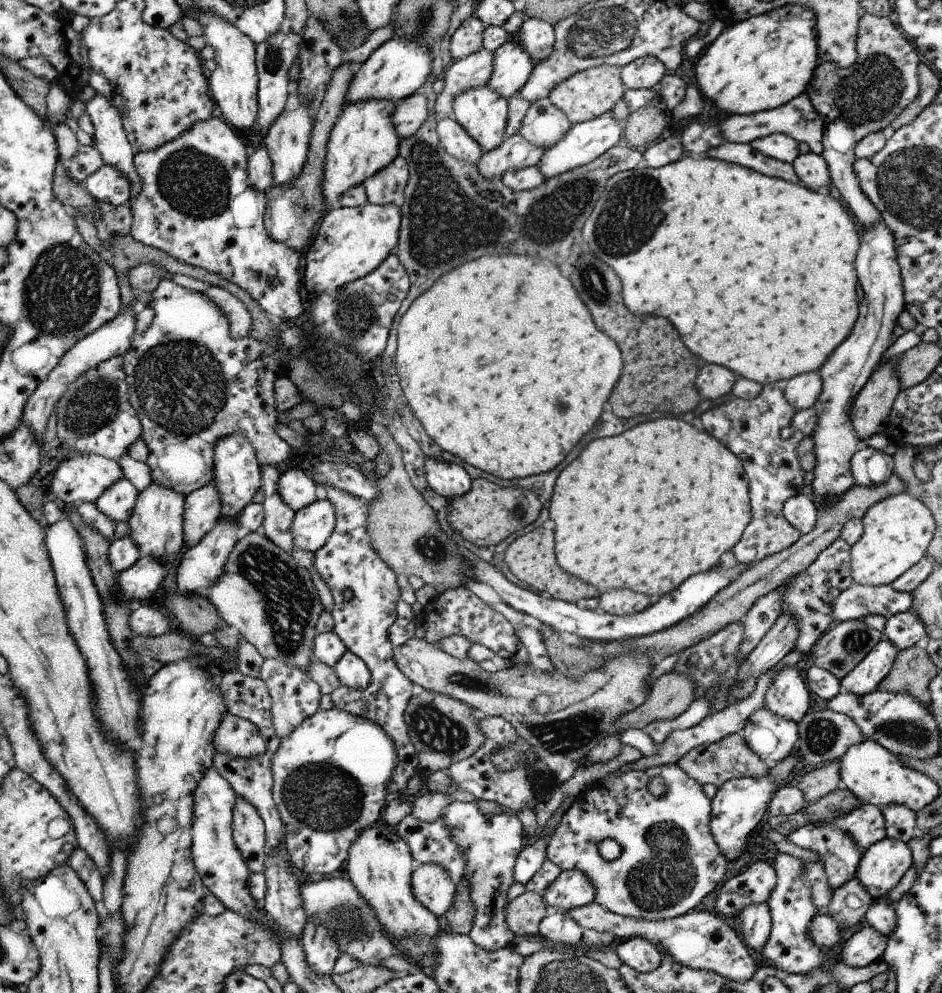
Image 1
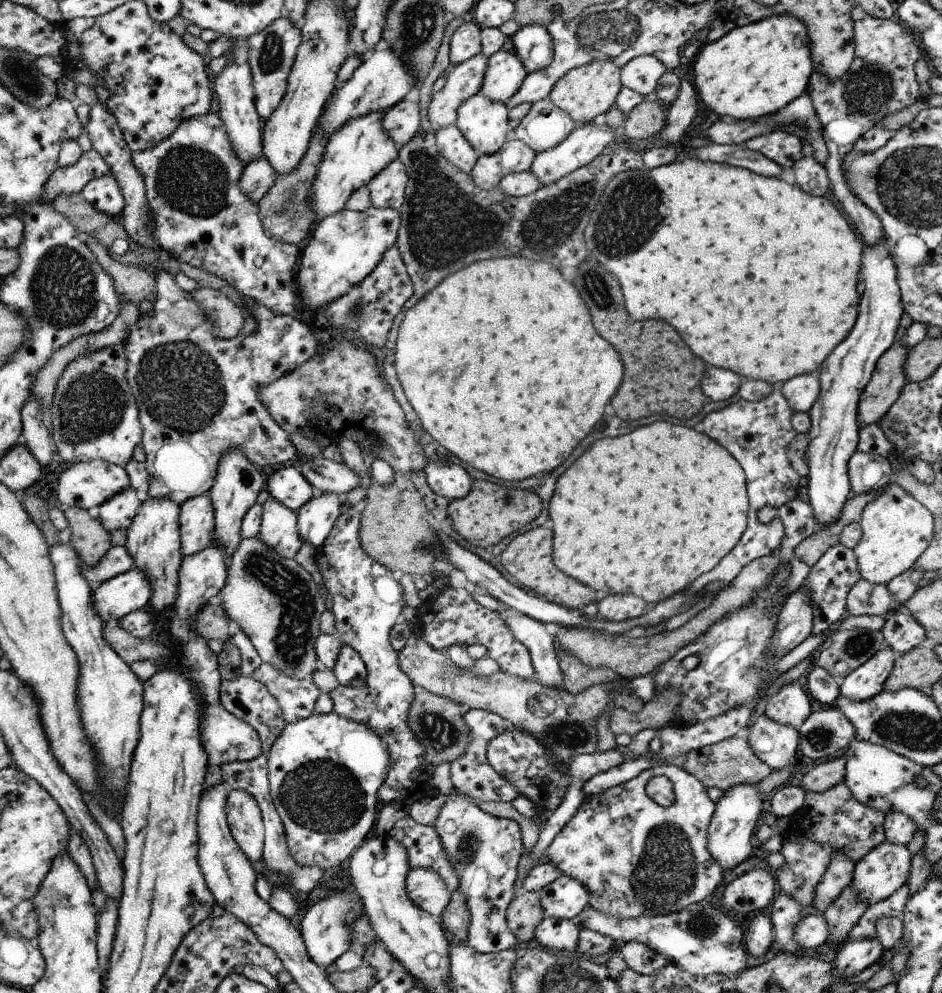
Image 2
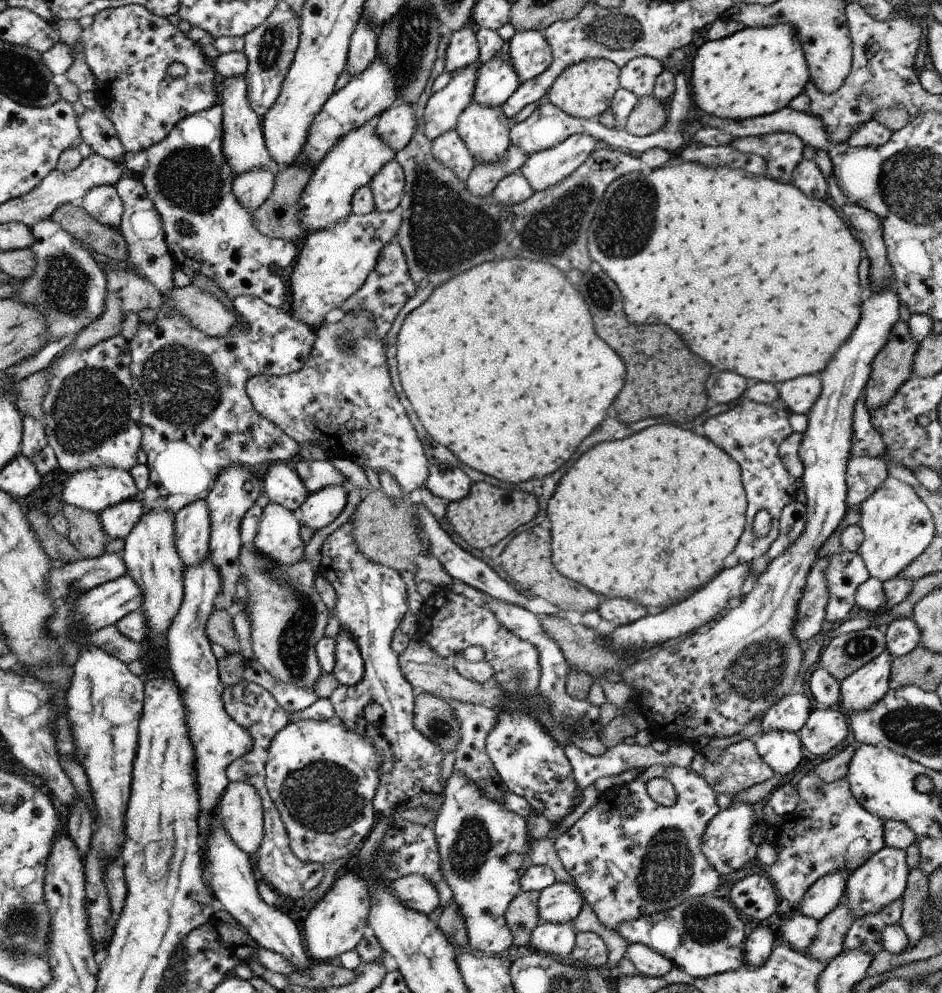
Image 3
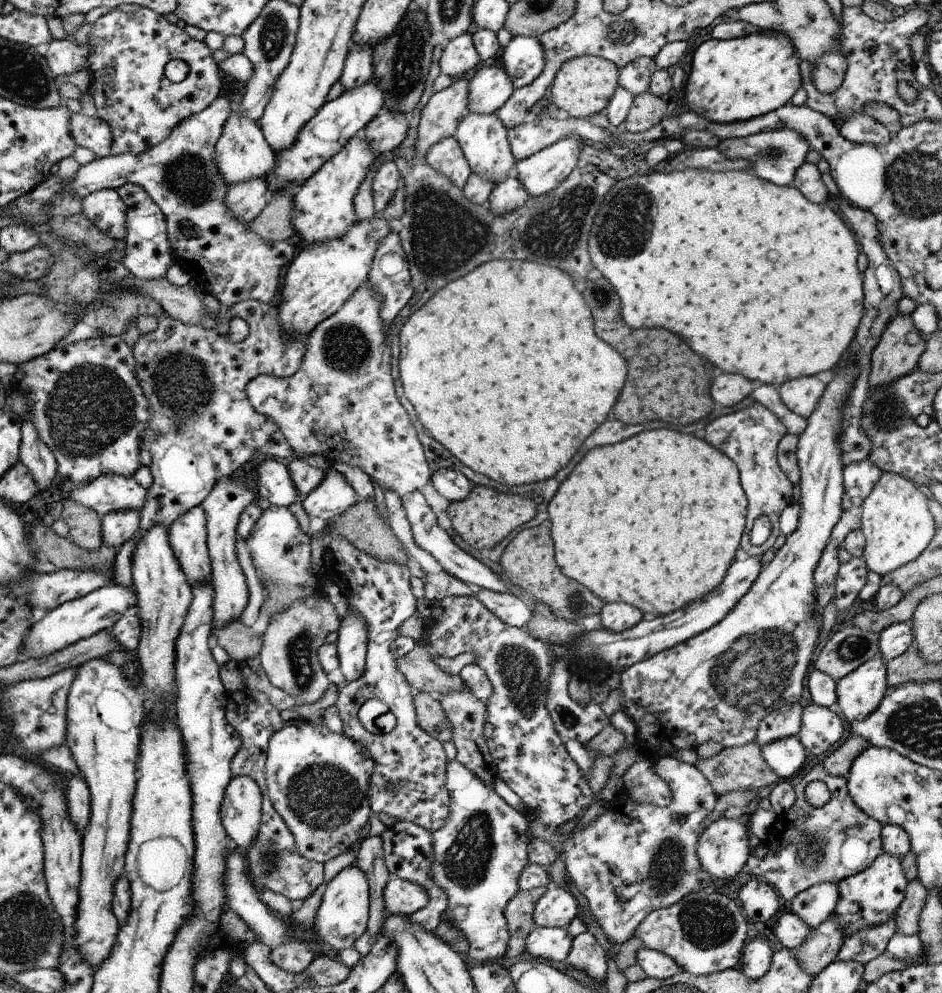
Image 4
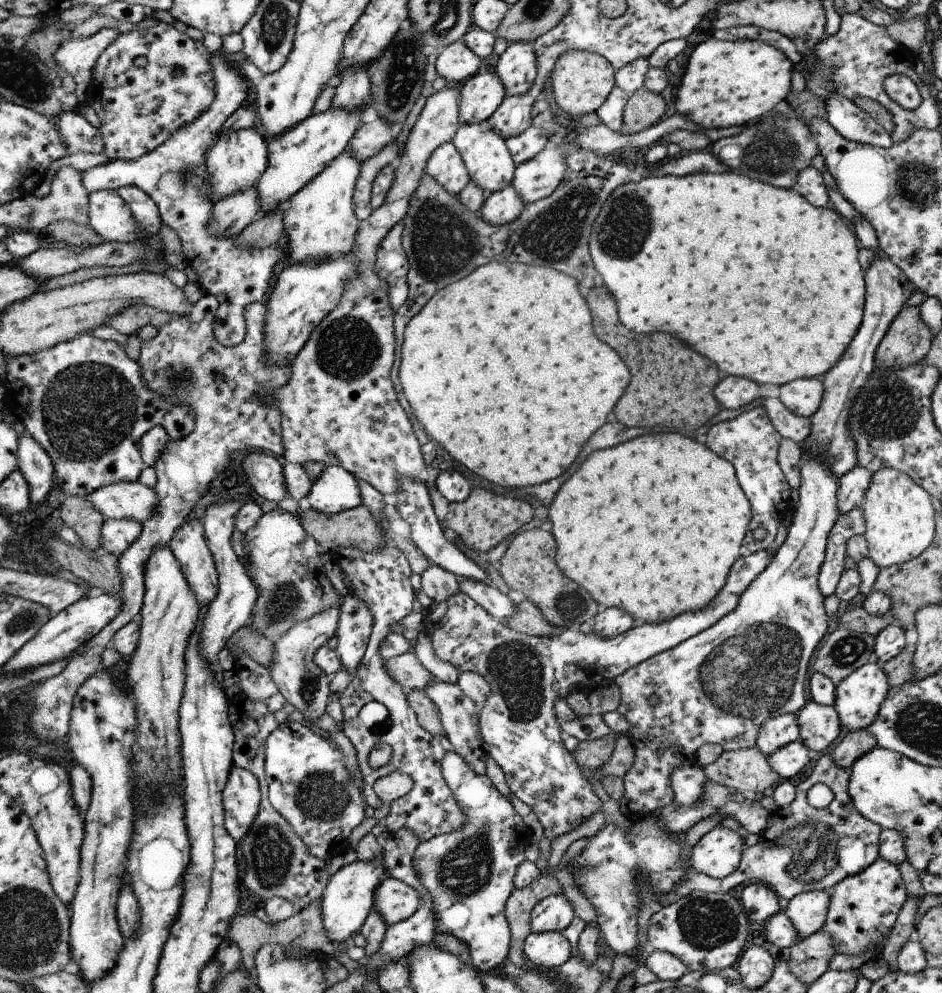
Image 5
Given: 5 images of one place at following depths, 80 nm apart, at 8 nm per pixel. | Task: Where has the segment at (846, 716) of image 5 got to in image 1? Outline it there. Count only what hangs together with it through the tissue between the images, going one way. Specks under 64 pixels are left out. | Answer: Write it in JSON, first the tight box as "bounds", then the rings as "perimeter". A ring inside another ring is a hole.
{"bounds":[841,639,900,696],"perimeter":[[[888,639],[882,640],[866,655],[866,658],[841,681],[842,688],[856,696],[869,695],[877,690],[882,680],[893,668],[900,649]]]}

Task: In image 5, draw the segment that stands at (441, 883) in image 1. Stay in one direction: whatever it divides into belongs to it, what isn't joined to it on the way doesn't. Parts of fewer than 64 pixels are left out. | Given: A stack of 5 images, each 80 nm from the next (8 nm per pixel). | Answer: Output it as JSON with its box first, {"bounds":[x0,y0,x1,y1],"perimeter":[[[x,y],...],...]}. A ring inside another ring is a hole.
{"bounds":[373,876,422,927],"perimeter":[[[390,876],[376,887],[373,896],[373,907],[379,911],[388,927],[409,919],[421,903],[422,898],[417,889],[404,880]]]}

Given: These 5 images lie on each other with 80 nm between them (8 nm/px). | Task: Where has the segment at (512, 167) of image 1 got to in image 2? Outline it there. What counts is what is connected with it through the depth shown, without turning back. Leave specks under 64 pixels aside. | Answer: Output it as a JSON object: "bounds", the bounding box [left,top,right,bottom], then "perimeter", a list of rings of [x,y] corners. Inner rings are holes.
{"bounds":[469,140,535,190],"perimeter":[[[511,140],[500,152],[480,156],[469,175],[479,189],[492,190],[506,175],[528,171],[535,154],[523,142]]]}

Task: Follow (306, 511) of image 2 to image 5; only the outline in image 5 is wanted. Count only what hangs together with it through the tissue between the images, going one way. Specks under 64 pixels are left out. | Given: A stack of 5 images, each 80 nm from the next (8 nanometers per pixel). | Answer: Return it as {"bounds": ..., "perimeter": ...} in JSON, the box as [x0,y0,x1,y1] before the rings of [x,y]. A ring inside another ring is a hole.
{"bounds":[304,465,363,515],"perimeter":[[[328,465],[316,477],[304,503],[316,514],[331,515],[363,504],[358,478],[343,466]]]}

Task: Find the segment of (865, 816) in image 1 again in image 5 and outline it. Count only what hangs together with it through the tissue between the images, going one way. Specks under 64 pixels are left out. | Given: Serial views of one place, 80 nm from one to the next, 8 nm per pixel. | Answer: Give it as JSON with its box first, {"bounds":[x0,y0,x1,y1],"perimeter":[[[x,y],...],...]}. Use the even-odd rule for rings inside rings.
{"bounds":[653,752,884,908],"perimeter":[[[832,752],[826,753],[818,760],[815,771],[795,786],[795,799],[788,806],[779,807],[772,812],[760,839],[753,846],[746,847],[742,862],[732,875],[724,879],[713,879],[694,869],[688,870],[689,878],[676,891],[670,891],[665,899],[656,900],[654,896],[653,903],[657,908],[662,908],[692,891],[728,893],[738,884],[752,880],[756,882],[756,878],[758,883],[777,889],[787,902],[804,892],[832,892],[832,888],[841,880],[865,871],[880,856],[881,832],[884,829],[862,816],[853,805],[849,795],[849,773],[835,763]],[[816,783],[825,784],[834,795],[826,808],[814,808],[807,801],[807,789]]]}

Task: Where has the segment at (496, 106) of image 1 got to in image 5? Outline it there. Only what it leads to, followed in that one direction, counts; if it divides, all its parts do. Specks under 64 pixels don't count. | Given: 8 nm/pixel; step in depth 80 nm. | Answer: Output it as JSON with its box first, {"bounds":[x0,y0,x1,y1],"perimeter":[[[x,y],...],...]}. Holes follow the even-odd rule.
{"bounds":[451,121,517,200],"perimeter":[[[488,121],[459,126],[451,141],[465,161],[471,182],[483,190],[484,200],[511,184],[517,164],[509,151],[508,141]]]}

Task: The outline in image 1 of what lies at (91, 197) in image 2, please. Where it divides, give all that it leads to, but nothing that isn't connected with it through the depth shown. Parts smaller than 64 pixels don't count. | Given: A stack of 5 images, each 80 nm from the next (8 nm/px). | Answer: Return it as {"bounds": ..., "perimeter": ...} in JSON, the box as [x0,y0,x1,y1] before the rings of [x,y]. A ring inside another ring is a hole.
{"bounds":[84,165,132,206],"perimeter":[[[104,165],[84,182],[88,194],[100,203],[120,206],[130,200],[132,185],[124,173],[113,166]]]}

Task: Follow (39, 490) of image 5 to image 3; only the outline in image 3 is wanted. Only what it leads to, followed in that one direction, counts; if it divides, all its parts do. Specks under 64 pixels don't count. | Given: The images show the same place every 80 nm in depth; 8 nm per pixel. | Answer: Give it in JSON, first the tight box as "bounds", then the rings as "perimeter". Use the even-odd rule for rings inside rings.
{"bounds":[21,416,59,478],"perimeter":[[[24,416],[24,438],[21,439],[21,453],[28,457],[43,478],[59,466],[56,455],[49,445],[41,420]]]}

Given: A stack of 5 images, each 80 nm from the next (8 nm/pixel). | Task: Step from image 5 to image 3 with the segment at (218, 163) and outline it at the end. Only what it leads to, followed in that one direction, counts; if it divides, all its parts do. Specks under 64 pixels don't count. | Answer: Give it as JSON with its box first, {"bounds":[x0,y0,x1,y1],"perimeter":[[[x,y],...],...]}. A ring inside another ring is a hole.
{"bounds":[220,75,284,176],"perimeter":[[[244,75],[224,79],[223,84],[220,85],[220,91],[222,91],[220,104],[224,109],[224,144],[221,149],[235,176],[260,169],[276,175],[284,166],[279,165],[269,152],[262,118],[254,112],[249,103],[248,88]]]}

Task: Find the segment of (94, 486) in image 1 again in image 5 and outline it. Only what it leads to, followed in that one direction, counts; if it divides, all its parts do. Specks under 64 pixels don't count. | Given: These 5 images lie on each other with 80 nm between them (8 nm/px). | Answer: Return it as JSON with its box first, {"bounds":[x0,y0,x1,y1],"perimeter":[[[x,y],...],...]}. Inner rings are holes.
{"bounds":[86,480,160,524],"perimeter":[[[139,480],[104,485],[86,496],[105,519],[134,519],[144,524],[157,511],[160,498]]]}

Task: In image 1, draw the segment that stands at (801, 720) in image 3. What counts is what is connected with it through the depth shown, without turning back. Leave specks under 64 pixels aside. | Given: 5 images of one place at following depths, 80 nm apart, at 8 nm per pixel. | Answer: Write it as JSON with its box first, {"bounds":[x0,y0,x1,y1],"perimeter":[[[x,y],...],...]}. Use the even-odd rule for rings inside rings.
{"bounds":[764,667,810,724],"perimeter":[[[796,667],[783,668],[775,675],[765,696],[764,708],[796,724],[805,718],[810,708],[810,692]]]}

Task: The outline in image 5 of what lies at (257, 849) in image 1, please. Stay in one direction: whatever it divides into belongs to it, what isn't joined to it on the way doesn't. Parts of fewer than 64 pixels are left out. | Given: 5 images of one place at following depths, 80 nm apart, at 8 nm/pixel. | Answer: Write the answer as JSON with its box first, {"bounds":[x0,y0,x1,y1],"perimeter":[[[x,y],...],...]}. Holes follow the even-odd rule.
{"bounds":[224,767,261,842],"perimeter":[[[233,767],[224,790],[226,828],[239,842],[248,835],[261,808],[257,776],[249,770]]]}

